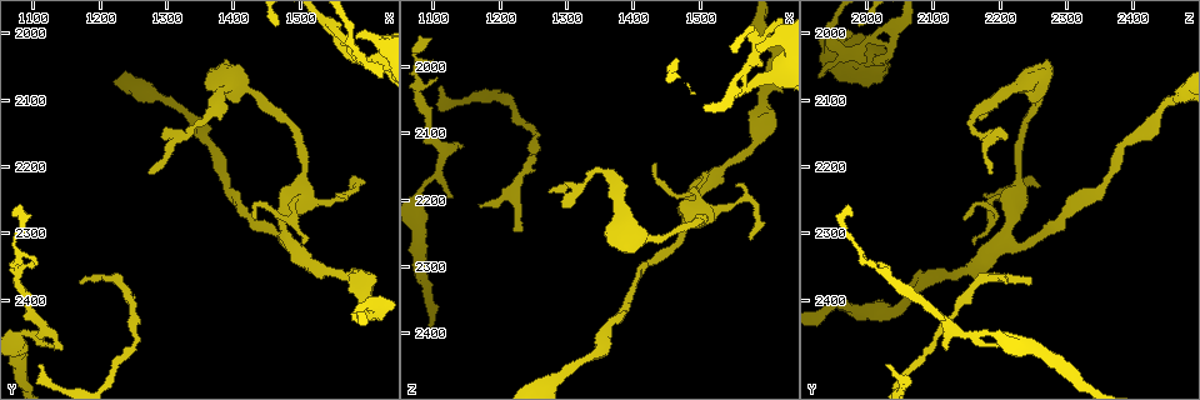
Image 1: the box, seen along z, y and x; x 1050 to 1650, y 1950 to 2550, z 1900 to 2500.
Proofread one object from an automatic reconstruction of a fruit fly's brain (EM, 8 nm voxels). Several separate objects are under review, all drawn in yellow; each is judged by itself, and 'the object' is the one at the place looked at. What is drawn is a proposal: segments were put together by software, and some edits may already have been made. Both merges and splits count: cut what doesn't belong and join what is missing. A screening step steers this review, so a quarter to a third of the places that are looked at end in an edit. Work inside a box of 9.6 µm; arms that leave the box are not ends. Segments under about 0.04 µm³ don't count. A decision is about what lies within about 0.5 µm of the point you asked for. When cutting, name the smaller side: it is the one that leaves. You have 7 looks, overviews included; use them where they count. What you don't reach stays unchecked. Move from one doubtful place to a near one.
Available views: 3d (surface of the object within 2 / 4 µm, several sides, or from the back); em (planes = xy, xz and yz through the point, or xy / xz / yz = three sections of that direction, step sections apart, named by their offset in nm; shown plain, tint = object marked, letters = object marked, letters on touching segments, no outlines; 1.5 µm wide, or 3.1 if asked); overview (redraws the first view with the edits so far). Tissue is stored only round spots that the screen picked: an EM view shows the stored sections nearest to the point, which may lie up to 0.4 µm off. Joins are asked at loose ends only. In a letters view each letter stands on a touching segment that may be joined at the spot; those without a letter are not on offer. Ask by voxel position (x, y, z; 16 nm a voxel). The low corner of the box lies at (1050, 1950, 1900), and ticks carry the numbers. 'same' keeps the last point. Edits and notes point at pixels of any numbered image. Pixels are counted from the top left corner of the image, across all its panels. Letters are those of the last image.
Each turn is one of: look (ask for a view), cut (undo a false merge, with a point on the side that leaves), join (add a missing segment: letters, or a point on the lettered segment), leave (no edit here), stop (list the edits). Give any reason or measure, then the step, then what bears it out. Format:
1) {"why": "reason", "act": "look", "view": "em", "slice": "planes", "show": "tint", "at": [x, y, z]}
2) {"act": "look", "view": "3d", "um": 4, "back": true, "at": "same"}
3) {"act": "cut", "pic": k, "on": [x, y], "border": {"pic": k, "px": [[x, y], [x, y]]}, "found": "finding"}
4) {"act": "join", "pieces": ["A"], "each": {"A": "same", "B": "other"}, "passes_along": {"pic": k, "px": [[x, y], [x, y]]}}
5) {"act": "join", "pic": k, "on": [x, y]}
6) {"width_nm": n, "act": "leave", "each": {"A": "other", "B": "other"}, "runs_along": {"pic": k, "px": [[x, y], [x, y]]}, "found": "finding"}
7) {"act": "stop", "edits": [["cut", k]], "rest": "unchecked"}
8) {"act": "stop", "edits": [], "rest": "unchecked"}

{"why": "an open end", "act": "look", "view": "3d", "um": 2, "at": [1140, 2470, 2115]}

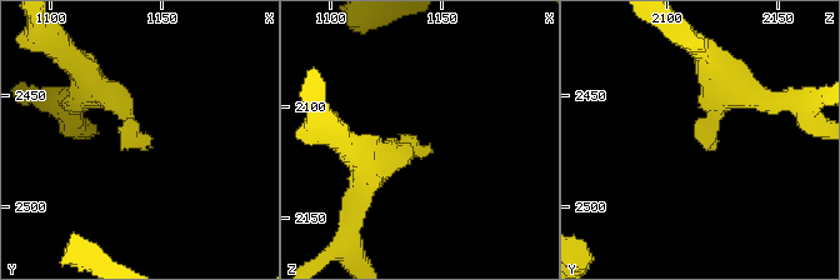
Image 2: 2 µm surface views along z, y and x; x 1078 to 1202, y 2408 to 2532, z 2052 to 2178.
{"act": "look", "view": "em", "slice": "planes", "show": "letters", "at": [1145, 2471, 2118]}

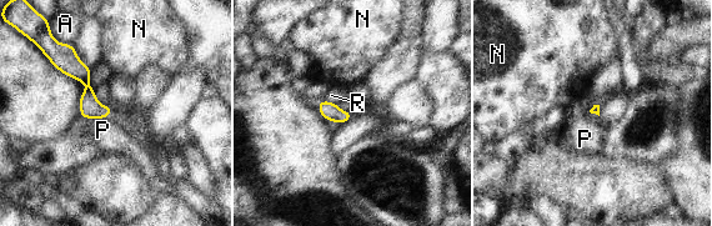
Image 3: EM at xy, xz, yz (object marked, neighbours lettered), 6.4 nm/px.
{"longest_contact_nm": ["R", 110], "act": "leave", "each": {"A": "other", "N": "other", "P": "other", "R": "other"}, "runs_along": {"pic": 3, "px": [[70, 50], [89, 100], [104, 115]]}, "found": "no lettered segment goes on from it"}

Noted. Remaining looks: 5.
{"why": "branch stops here", "act": "look", "view": "em", "slice": "planes", "show": "letters", "at": [1165, 2375, 2205]}

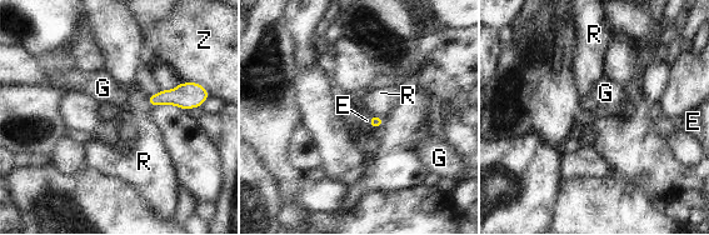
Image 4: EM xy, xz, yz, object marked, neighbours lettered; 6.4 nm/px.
{"act": "leave", "each": {"E": "other", "G": "other", "R": "other", "Z": "other"}, "border": {"pic": 4, "px": [[369, 115], [384, 118]]}, "found": "no lettered segment goes on from it"}

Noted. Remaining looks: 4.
{"why": "free end", "act": "look", "view": "em", "slice": "planes", "show": "tint", "at": [1565, 1995, 2015]}

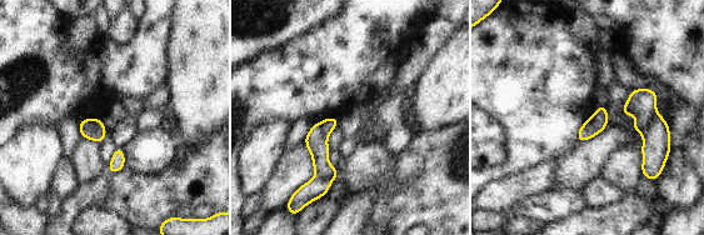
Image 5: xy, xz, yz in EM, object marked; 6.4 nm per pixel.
{"why": "see the neighbours", "act": "look", "view": "em", "slice": "planes", "show": "letters", "at": "same"}

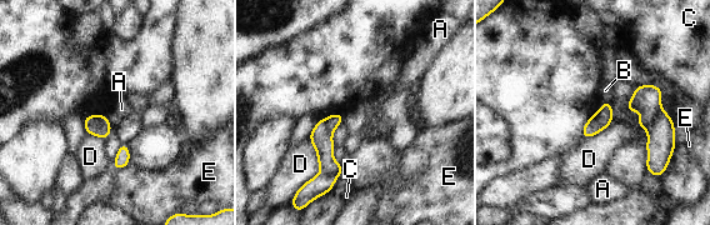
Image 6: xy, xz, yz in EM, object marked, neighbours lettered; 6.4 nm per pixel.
{"act": "cut", "pic": 6, "on": [646, 98], "each": {"A": "other", "B": "other", "C": "other", "D": "other", "E": "other"}, "border": {"pic": 6, "px": [[661, 108], [656, 118], [645, 128]]}, "found": "two cells meet here"}

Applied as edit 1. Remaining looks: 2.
{"act": "stop", "edits": [["cut", 6]], "rest": "unchecked"}

